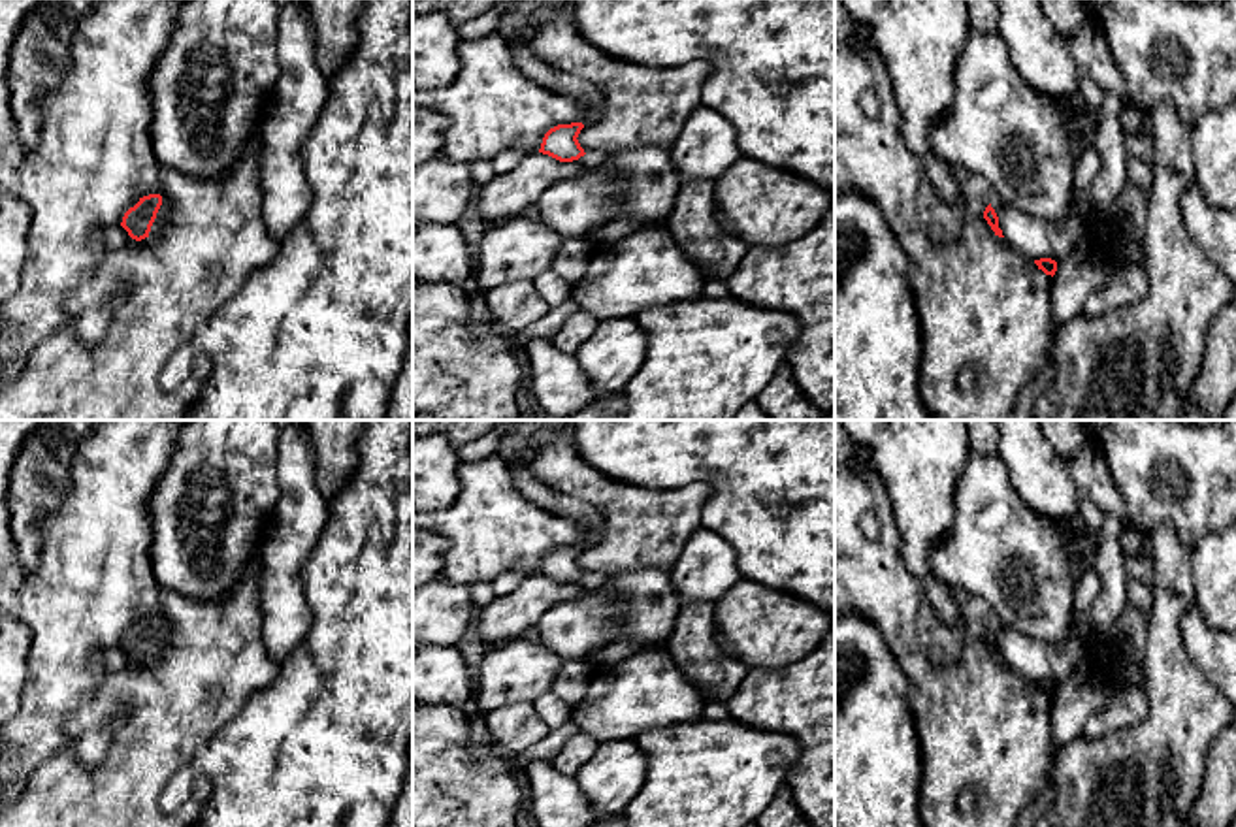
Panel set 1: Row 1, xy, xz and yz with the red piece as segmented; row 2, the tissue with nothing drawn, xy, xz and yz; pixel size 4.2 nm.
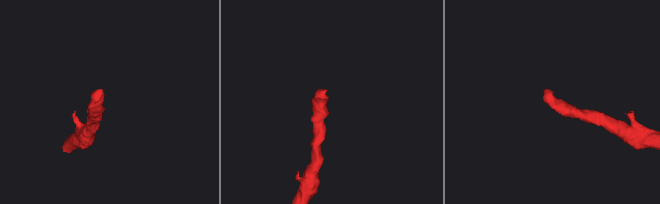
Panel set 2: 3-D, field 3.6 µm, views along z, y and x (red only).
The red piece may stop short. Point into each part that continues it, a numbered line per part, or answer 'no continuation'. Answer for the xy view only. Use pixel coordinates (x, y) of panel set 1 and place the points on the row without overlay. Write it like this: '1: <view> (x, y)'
1: xy (162, 635)

